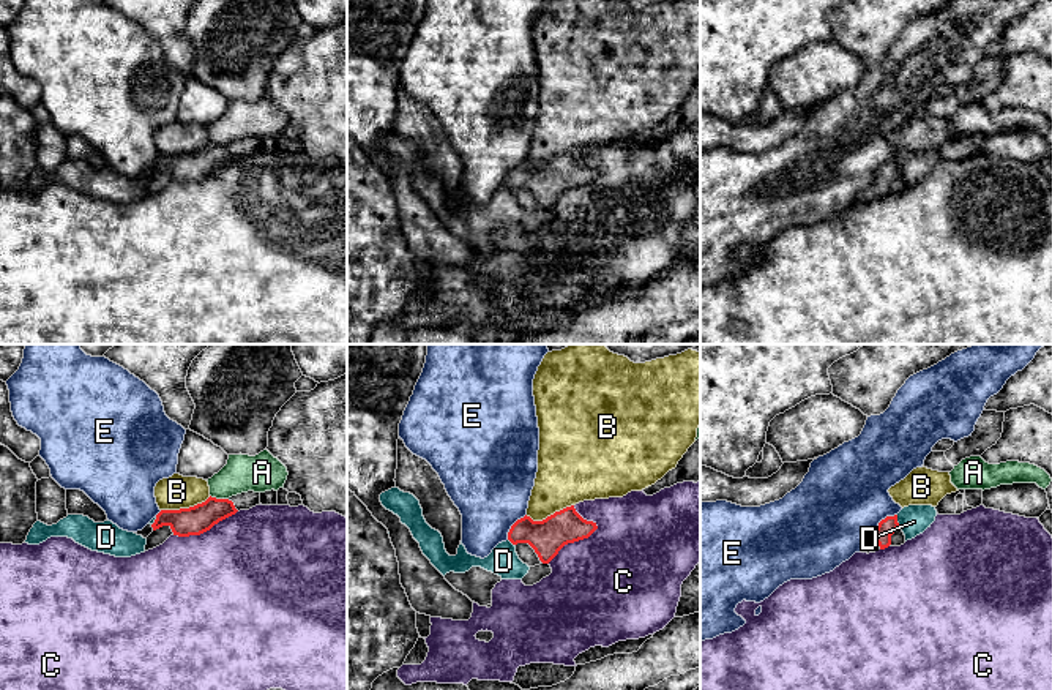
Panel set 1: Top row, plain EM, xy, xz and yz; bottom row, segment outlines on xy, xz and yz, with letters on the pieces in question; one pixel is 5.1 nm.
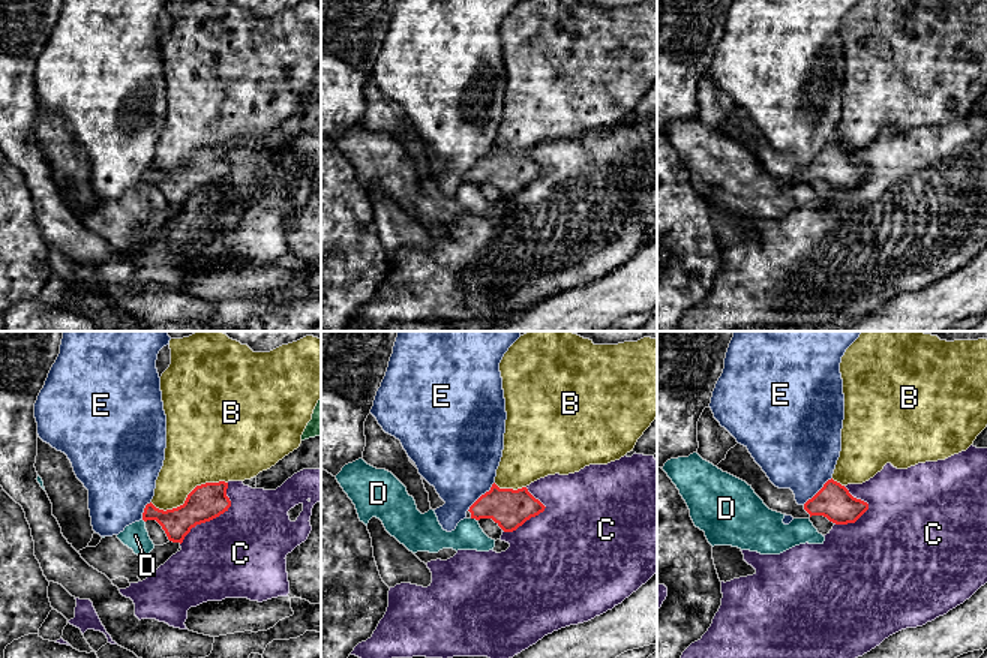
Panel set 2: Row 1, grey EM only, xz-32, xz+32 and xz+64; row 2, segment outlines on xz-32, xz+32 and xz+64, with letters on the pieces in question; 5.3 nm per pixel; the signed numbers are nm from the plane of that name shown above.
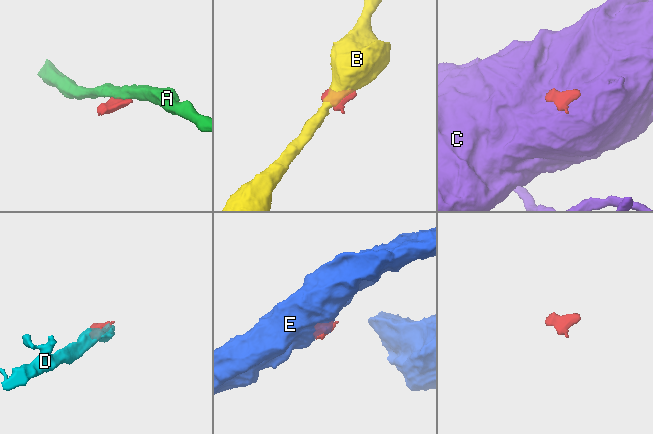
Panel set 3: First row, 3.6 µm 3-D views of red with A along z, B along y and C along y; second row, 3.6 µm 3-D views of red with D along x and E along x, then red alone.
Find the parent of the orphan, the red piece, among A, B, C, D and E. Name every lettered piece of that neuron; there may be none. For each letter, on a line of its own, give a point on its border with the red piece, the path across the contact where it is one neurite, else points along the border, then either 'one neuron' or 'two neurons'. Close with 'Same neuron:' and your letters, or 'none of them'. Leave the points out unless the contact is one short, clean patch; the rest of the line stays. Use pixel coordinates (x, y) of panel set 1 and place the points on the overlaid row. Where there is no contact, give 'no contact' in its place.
A: xy (220, 499) | along xy (210, 494), (227, 499) | two neurons
B: xy (185, 509) | two neurons
C: xz (574, 540) | two neurons
D: yz (896, 521) | along yz (896, 515), (899, 526) | two neurons
E: yz (879, 523) | along yz (896, 513), (887, 515), (868, 539) | two neurons
Same neuron: none of them

